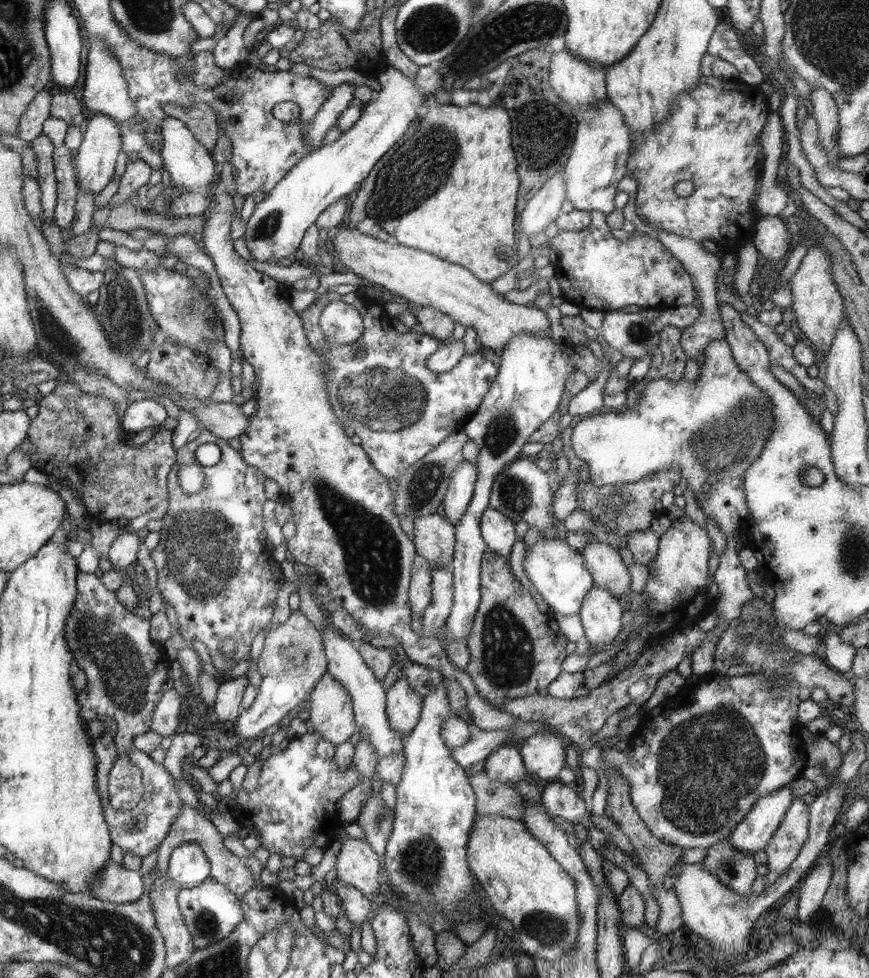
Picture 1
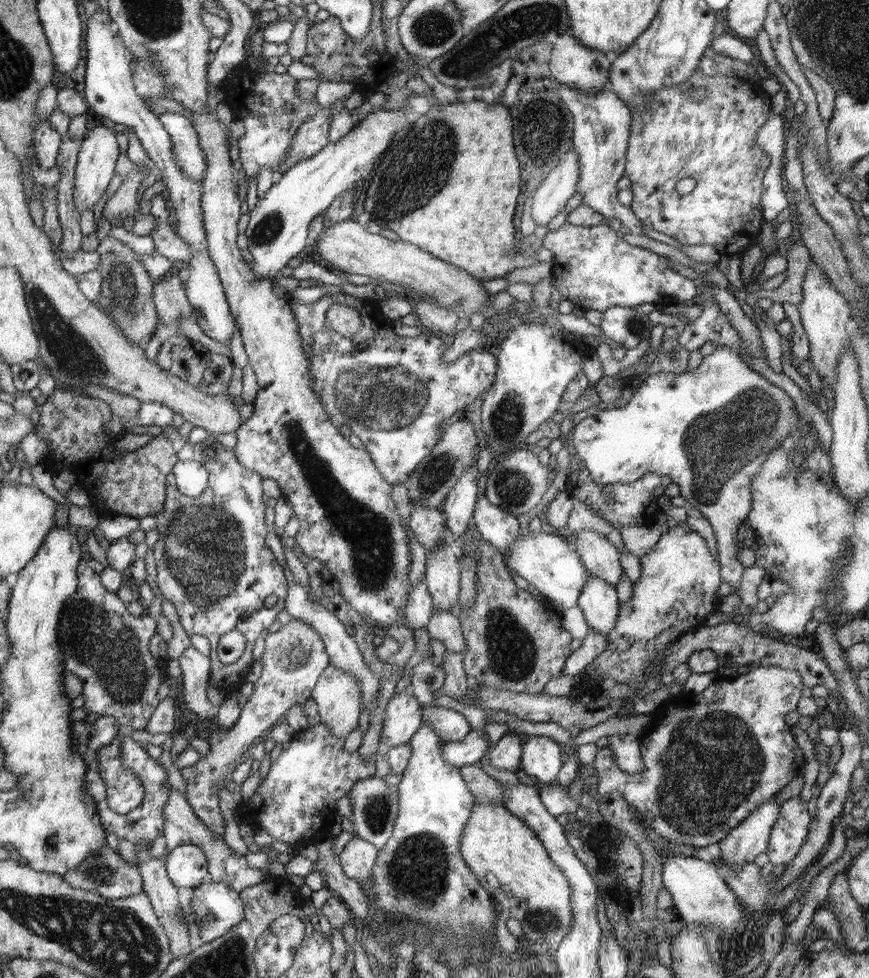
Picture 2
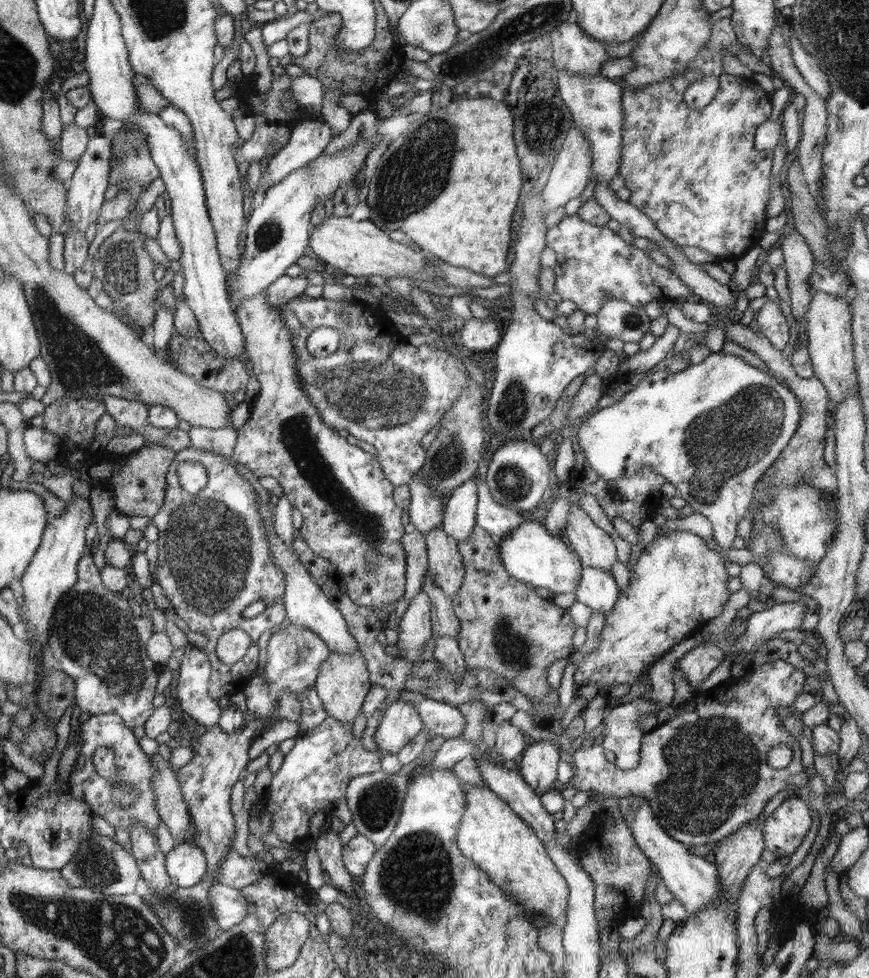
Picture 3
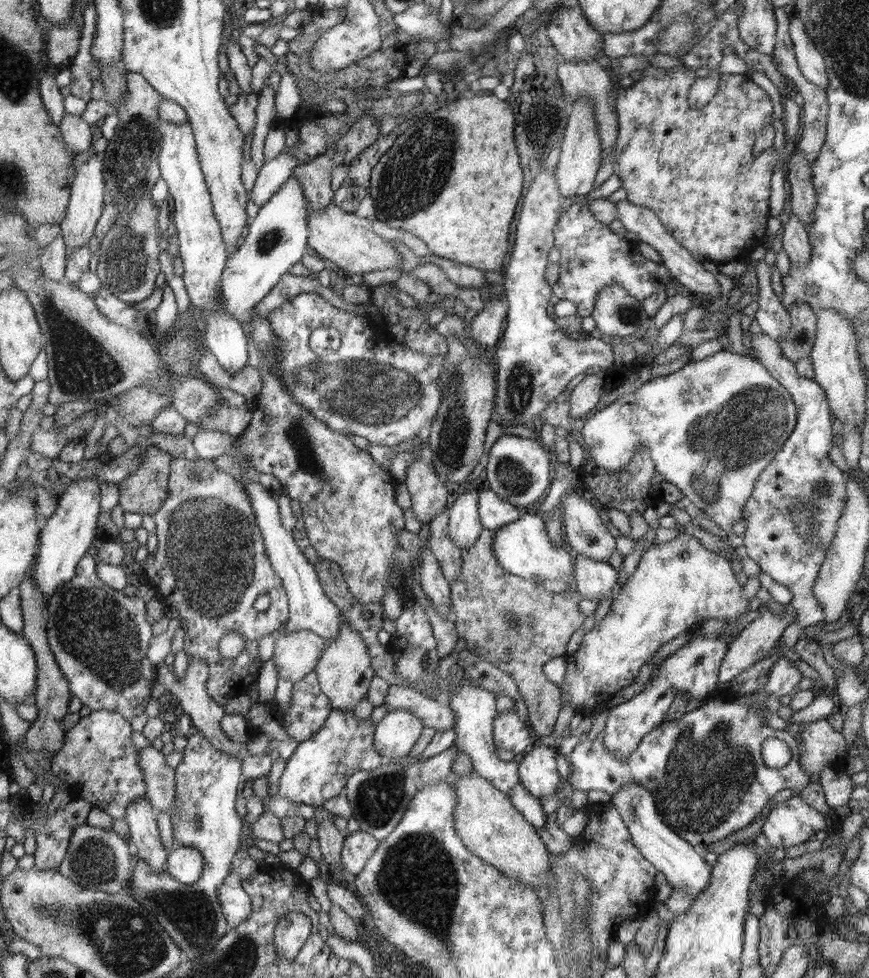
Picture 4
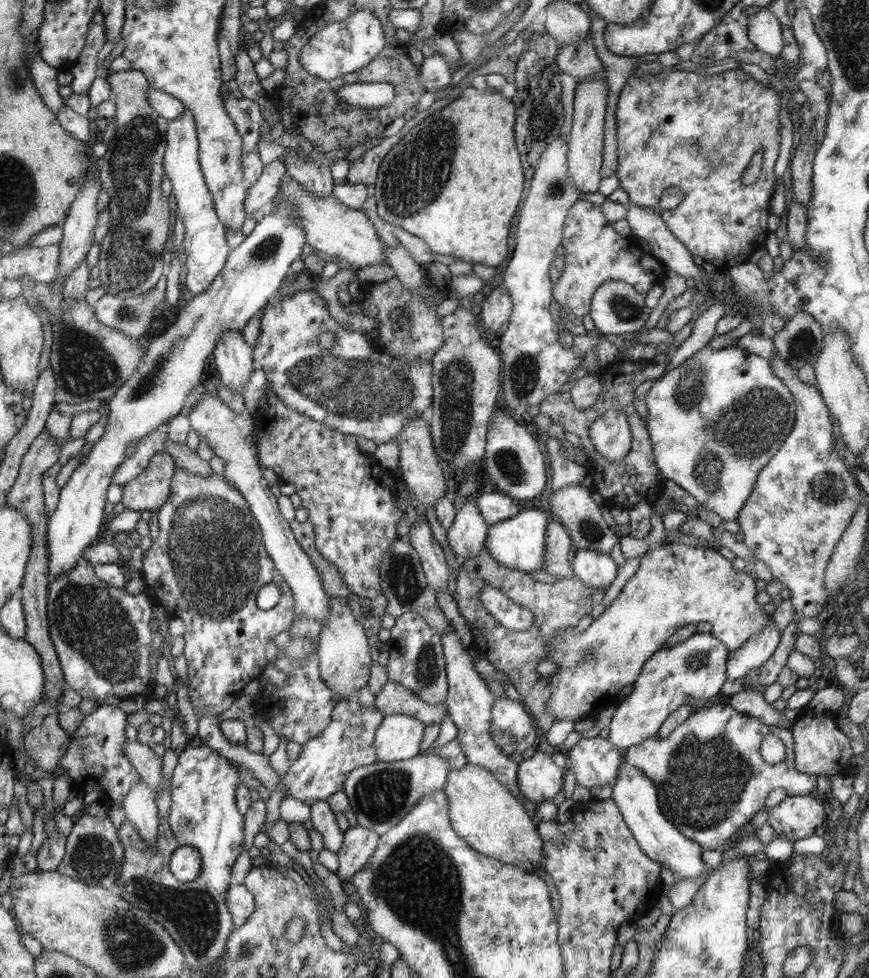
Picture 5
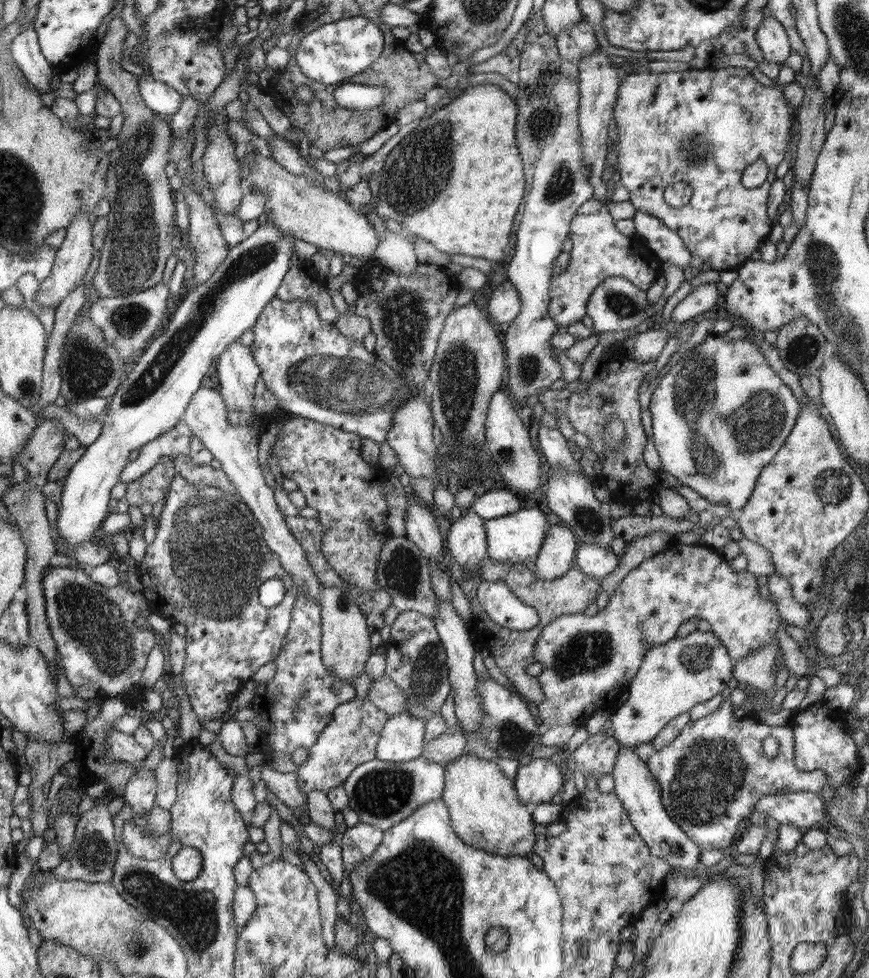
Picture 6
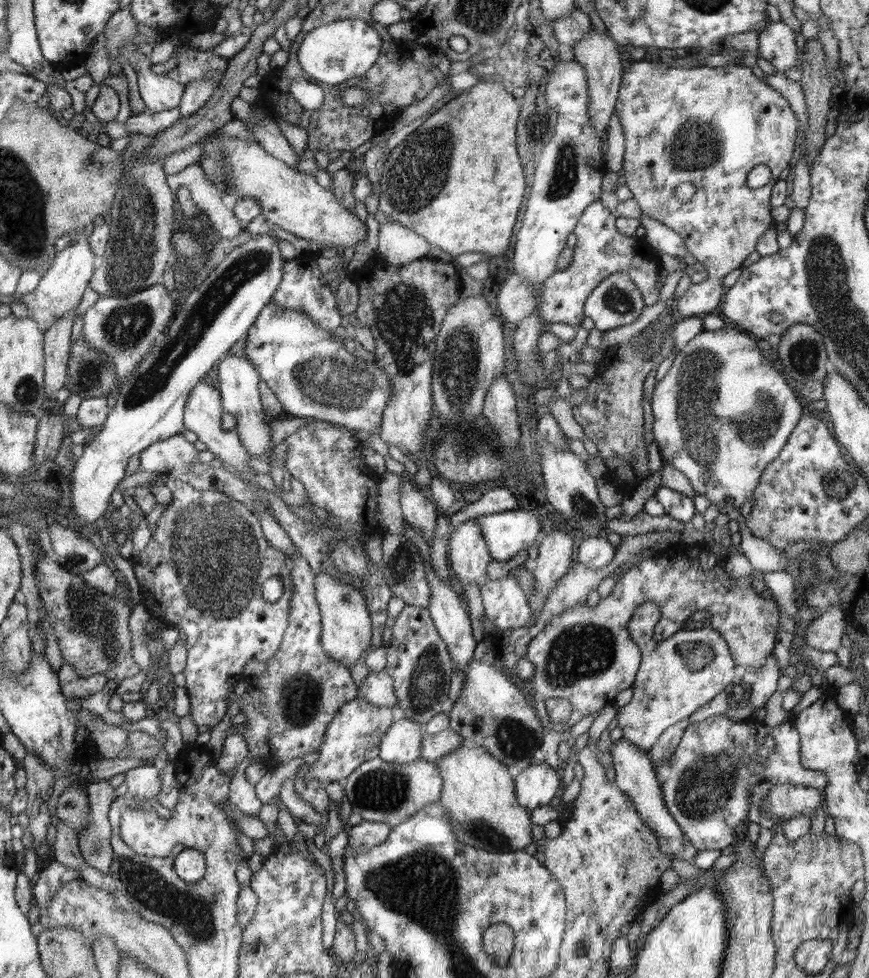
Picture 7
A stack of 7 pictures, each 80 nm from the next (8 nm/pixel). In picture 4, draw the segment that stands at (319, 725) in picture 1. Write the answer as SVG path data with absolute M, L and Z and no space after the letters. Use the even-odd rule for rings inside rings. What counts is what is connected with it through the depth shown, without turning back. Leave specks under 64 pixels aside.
M342 614L339 633L335 639L327 642L323 655L318 659L315 671L325 695L329 696L333 710L352 711L367 696L374 672L366 643L360 632L344 618Z

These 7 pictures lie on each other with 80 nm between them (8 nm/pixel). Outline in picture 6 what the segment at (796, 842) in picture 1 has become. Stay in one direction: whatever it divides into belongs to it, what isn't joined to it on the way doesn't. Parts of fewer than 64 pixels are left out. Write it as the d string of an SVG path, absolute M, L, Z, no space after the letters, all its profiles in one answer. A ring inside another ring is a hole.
M774 792L760 798L755 810L780 824L796 826L806 834L819 822L828 824L827 804L820 794L812 792L781 792L780 796Z

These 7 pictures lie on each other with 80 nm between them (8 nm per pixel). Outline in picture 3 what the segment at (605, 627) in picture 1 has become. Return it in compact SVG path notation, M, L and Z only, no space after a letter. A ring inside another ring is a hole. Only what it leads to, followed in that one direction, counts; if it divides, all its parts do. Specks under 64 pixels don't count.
M583 566L577 589L576 601L592 608L593 613L601 612L604 616L612 610L621 594L610 571L591 566Z

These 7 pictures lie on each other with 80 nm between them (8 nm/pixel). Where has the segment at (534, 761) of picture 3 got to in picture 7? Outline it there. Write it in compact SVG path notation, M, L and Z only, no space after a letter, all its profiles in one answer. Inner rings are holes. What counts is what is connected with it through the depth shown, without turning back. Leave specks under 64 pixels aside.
M545 762L528 765L513 779L518 805L529 812L556 802L556 793L561 789L562 778Z

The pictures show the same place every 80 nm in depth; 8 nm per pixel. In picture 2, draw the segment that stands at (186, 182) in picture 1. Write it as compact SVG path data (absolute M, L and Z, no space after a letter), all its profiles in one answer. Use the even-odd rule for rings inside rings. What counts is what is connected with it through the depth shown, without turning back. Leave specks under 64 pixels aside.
M174 112L159 116L173 142L175 161L191 178L200 181L205 171L205 156L191 120Z

